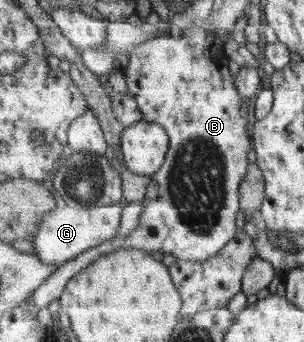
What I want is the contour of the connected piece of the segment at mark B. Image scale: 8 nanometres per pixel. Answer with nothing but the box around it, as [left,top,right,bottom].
[117,27,254,262]

